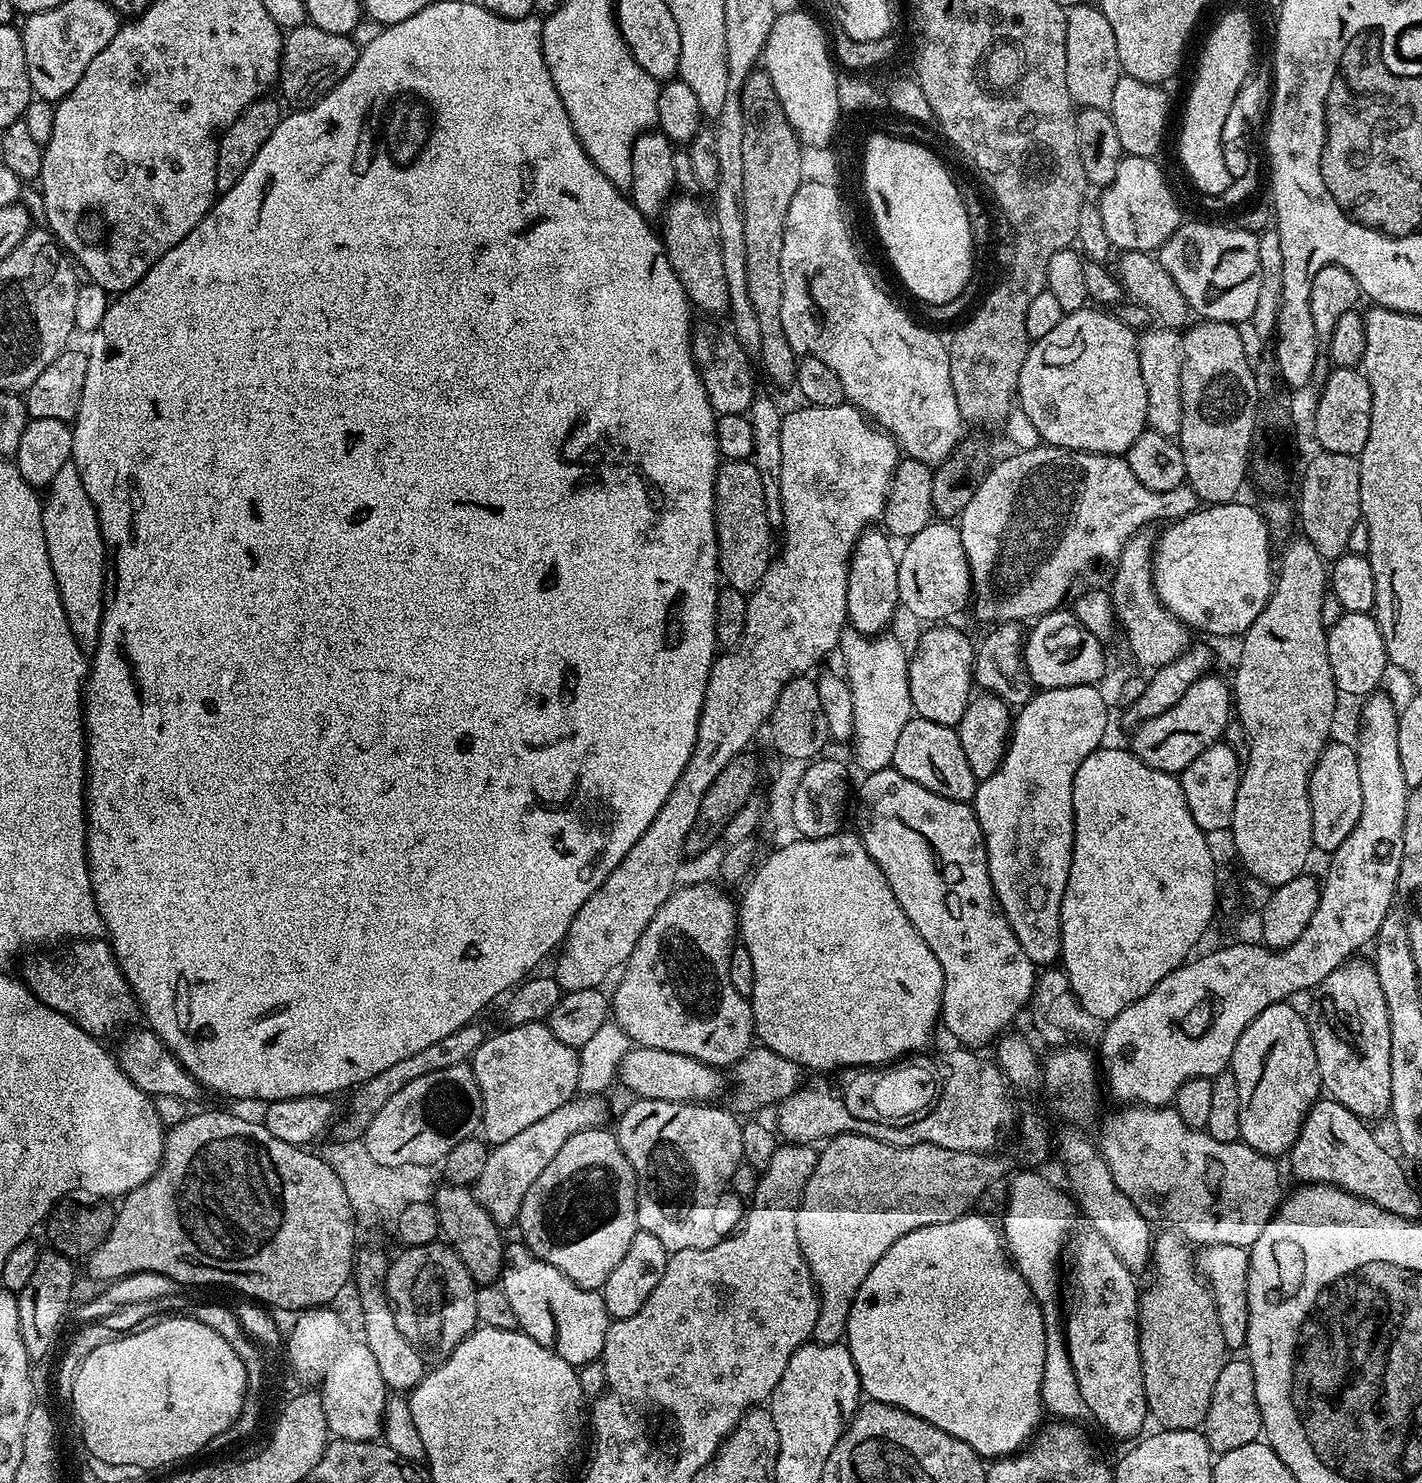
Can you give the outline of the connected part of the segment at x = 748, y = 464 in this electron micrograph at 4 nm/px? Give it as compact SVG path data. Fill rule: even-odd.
M751 459L724 460L716 470L716 541L720 547L720 574L727 587L745 594L750 594L756 589L774 559L772 536L774 536L774 529L766 520L761 475L755 470Z

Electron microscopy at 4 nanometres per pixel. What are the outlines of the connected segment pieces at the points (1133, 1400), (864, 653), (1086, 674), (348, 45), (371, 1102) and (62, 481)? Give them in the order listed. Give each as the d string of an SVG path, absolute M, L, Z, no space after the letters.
M1091 1230L1078 1232L1070 1240L1073 1256L1068 1288L1072 1291L1072 1297L1068 1300L1068 1316L1066 1312L1066 1327L1063 1329L1064 1343L1068 1345L1074 1378L1078 1380L1078 1390L1086 1402L1091 1419L1096 1419L1114 1439L1131 1441L1145 1431L1144 1423L1150 1420L1146 1390L1142 1382L1140 1328L1136 1324L1140 1303L1140 1292L1136 1288L1137 1277L1126 1270L1126 1266L1122 1266L1122 1258L1110 1250L1102 1234Z
M846 630L840 636L838 652L844 655L844 664L848 667L846 679L854 698L851 743L856 744L856 760L864 767L865 773L877 772L891 765L898 737L914 716L908 681L910 652L888 635L871 637Z
M1064 611L1048 612L1039 617L1031 625L1032 633L1029 636L1027 633L1022 644L1024 669L1028 671L1029 680L1040 690L1083 684L1099 685L1104 676L1105 645L1078 622L1075 611Z
M307 22L299 24L298 27L291 29L283 37L284 51L280 54L280 79L278 89L292 106L307 106L323 100L326 93L330 92L336 84L342 82L350 74L350 70L356 67L358 59L358 49L353 42L351 35L326 34L326 30L318 30L313 24Z
M480 1022L467 1024L458 1030L454 1030L454 1034L446 1034L446 1038L441 1038L438 1042L433 1042L431 1046L418 1050L418 1054L412 1055L411 1058L402 1058L402 1062L394 1062L394 1066L389 1066L386 1070L382 1070L382 1074L378 1074L374 1078L367 1080L366 1083L359 1085L351 1093L351 1096L353 1096L352 1101L348 1104L348 1117L340 1125L339 1123L335 1125L335 1139L337 1141L361 1139L370 1126L374 1114L378 1114L378 1110L382 1110L382 1106L386 1106L386 1102L390 1098L394 1098L394 1094L398 1094L398 1090L402 1090L402 1086L414 1082L414 1078L422 1078L426 1074L434 1074L434 1070L446 1070L446 1066L454 1066L455 1064L471 1061L472 1055L476 1052L476 1047L485 1038L486 1031L484 1032Z
M68 461L68 463L58 470L57 474L54 474L54 478L51 480L50 484L46 489L47 494L43 499L43 514L42 514L42 524L43 524L43 534L46 535L46 546L47 553L50 554L51 569L54 570L55 581L58 582L59 594L62 598L63 609L66 612L67 621L70 622L71 632L75 634L75 638L79 641L81 648L85 651L92 652L95 651L97 642L100 639L100 624L101 624L101 614L104 611L104 597L106 594L106 588L104 592L104 576L106 574L104 568L108 566L108 558L106 555L106 545L104 542L104 536L101 534L100 523L97 518L97 511L94 510L94 504L90 500L89 494L86 493L86 488L82 484L81 475L78 474L78 468L75 463Z

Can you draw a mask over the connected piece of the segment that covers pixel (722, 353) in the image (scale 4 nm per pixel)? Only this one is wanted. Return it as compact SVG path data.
M712 324L706 325L705 328L697 327L692 333L692 356L706 386L706 394L710 398L712 409L720 416L747 413L758 393L756 376L752 373L754 360L746 356L732 332L723 332Z

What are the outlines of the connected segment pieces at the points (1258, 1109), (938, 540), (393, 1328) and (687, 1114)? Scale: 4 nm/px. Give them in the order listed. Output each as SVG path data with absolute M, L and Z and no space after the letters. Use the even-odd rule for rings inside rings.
M1281 1002L1279 1004L1271 1004L1266 1006L1266 1010L1262 1010L1262 1014L1258 1014L1258 1018L1254 1018L1254 1022L1250 1022L1250 1026L1246 1026L1246 1030L1242 1030L1242 1034L1238 1038L1238 1046L1234 1046L1234 1054L1230 1071L1234 1074L1234 1078L1238 1082L1238 1126L1240 1127L1240 1140L1245 1144L1249 1144L1255 1152L1260 1152L1264 1156L1280 1158L1280 1155L1291 1153L1294 1142L1298 1138L1298 1134L1302 1128L1302 1122L1306 1114L1312 1109L1312 1105L1316 1103L1322 1092L1320 1075L1318 1074L1318 1058L1314 1054L1314 1042L1312 1035L1308 1029L1307 1019L1296 1008L1291 1008L1291 1003Z
M933 522L927 524L918 534L907 537L904 553L899 553L896 565L898 566L898 594L903 611L917 616L928 622L944 622L947 616L956 616L963 608L969 607L972 599L972 575L967 562L966 550L960 541L960 530L952 522Z
M376 1244L364 1245L354 1258L352 1280L358 1294L358 1304L362 1314L362 1339L378 1363L385 1385L396 1394L406 1394L418 1384L426 1371L423 1355L402 1334L394 1320L392 1305L388 1300L387 1272L390 1260Z
M639 1098L633 1099L631 1102L633 1104L621 1114L620 1125L614 1128L614 1135L616 1141L622 1146L622 1150L636 1175L636 1222L639 1231L654 1234L654 1238L658 1238L658 1242L662 1242L662 1246L666 1246L669 1254L678 1250L706 1250L710 1246L714 1246L718 1239L716 1224L712 1221L716 1216L716 1203L719 1202L720 1195L723 1192L727 1193L729 1191L734 1170L740 1167L744 1159L741 1121L736 1121L739 1119L727 1107L724 1107L725 1109L711 1108L713 1105L708 1102L679 1104L678 1102L666 1102L665 1100L641 1100Z

